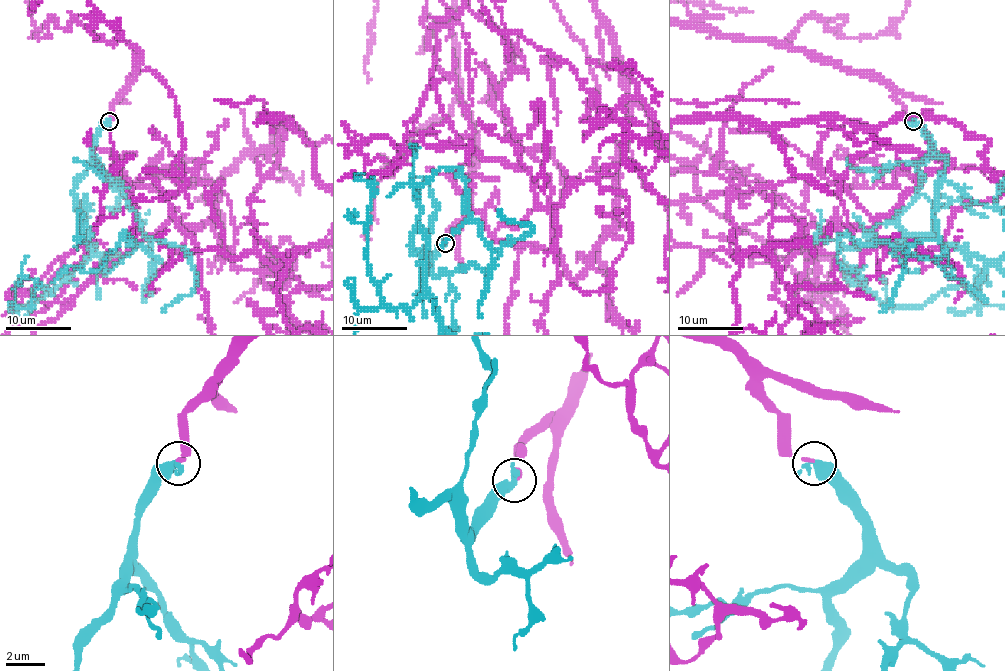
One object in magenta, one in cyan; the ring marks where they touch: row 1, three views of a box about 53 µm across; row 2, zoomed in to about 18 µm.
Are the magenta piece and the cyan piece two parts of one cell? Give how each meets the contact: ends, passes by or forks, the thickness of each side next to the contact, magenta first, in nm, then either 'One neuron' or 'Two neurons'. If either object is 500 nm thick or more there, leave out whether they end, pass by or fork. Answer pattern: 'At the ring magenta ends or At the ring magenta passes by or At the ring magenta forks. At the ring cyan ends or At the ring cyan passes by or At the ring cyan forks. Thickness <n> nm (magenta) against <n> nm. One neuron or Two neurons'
Thickness 200 nm (magenta) against 500 nm. One neuron

